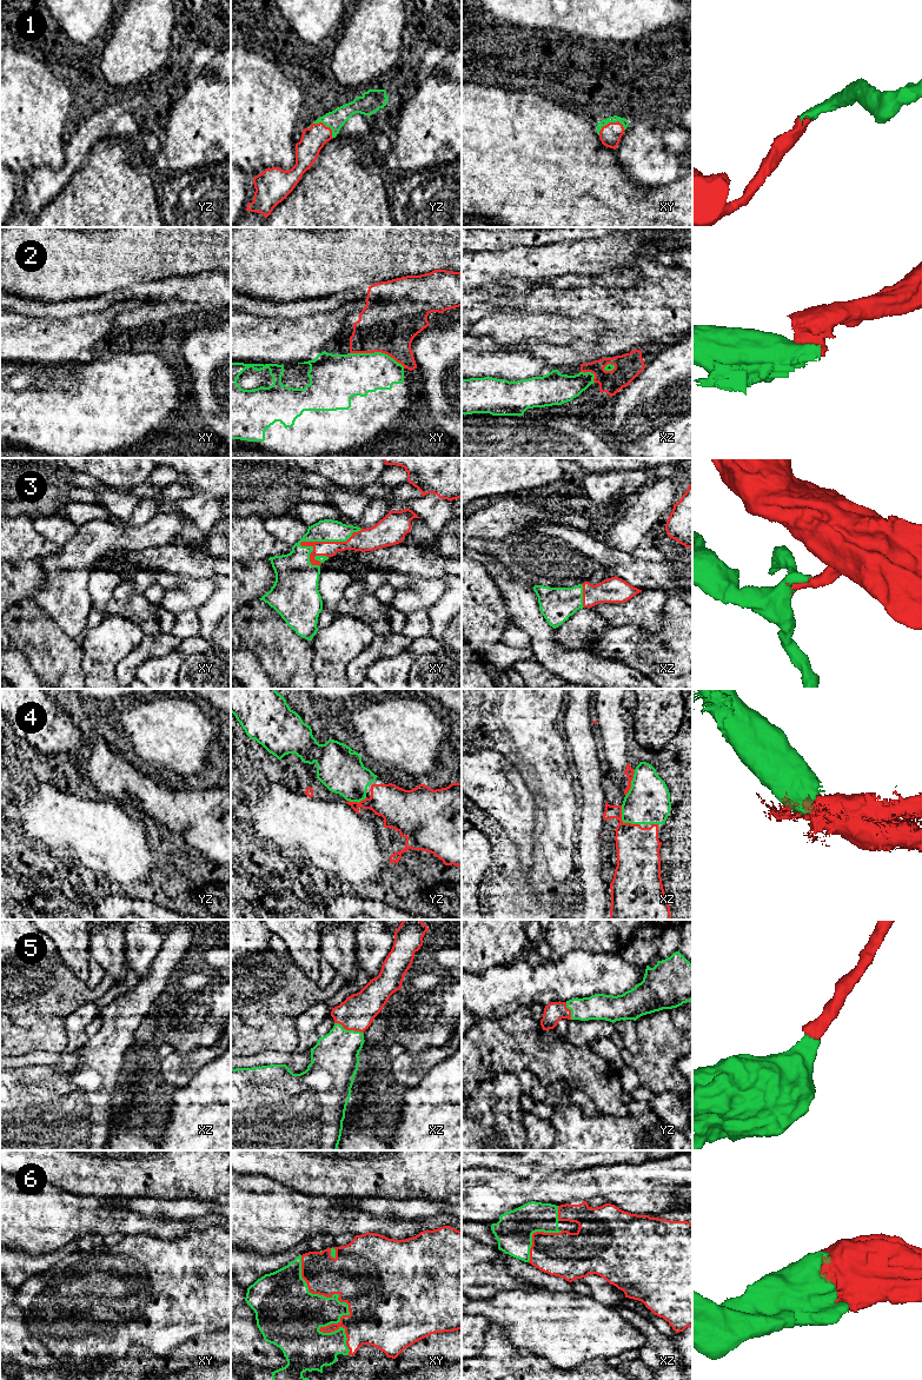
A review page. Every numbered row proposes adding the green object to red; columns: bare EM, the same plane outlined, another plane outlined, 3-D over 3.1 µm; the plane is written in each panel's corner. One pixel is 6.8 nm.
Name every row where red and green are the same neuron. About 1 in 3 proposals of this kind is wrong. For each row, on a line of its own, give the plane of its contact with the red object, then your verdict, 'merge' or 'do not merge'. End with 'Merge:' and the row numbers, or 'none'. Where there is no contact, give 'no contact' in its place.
1: contact in xy; merge
2: contact in xy; do not merge
3: contact in xy; merge
4: contact in xz; merge
5: contact in xz; merge
6: contact in xy; merge
Merge: 1, 3, 4, 5, 6

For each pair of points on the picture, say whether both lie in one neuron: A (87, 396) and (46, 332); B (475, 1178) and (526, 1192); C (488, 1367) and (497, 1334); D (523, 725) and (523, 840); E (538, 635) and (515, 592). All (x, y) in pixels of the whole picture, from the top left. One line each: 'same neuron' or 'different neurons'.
A: different neurons
B: same neuron
C: same neuron
D: different neurons
E: same neuron

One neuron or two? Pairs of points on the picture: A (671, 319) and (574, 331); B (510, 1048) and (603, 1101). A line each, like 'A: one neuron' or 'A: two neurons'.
A: two neurons
B: one neuron

